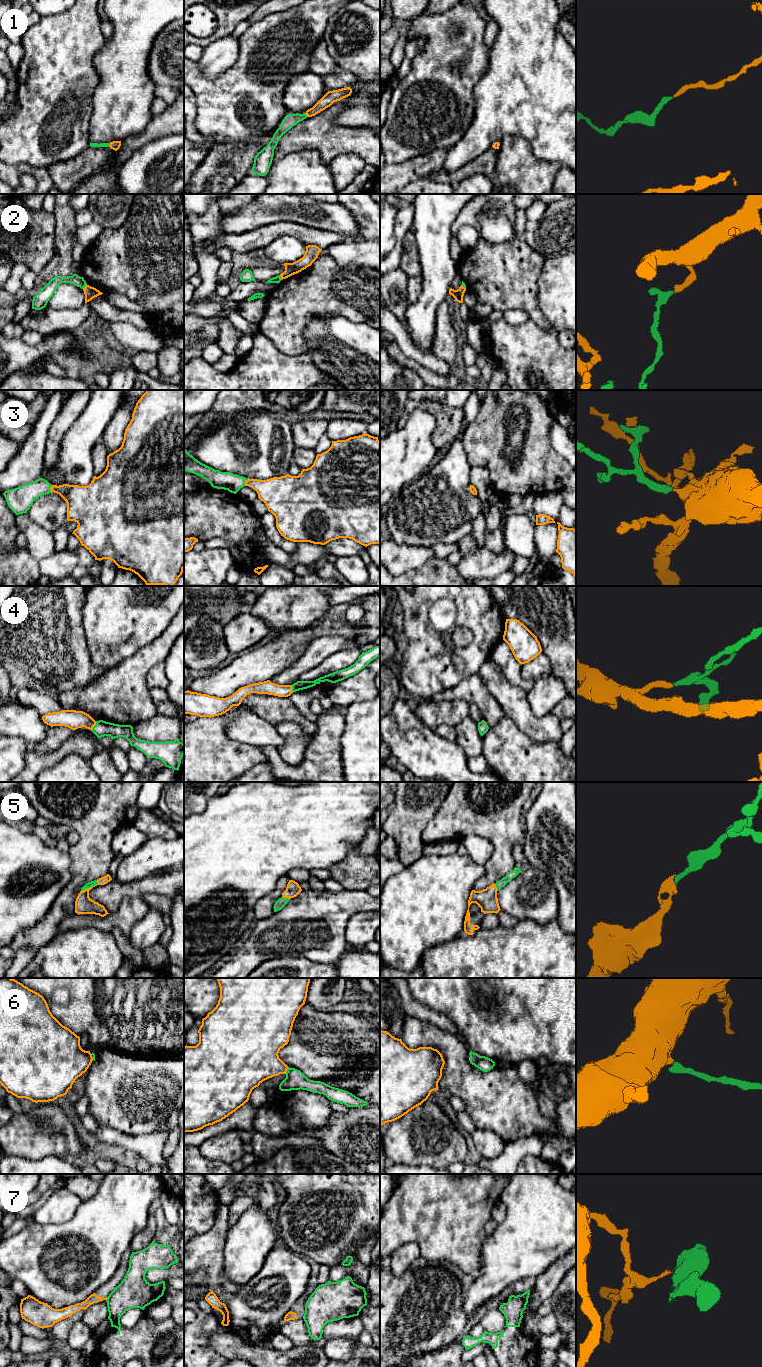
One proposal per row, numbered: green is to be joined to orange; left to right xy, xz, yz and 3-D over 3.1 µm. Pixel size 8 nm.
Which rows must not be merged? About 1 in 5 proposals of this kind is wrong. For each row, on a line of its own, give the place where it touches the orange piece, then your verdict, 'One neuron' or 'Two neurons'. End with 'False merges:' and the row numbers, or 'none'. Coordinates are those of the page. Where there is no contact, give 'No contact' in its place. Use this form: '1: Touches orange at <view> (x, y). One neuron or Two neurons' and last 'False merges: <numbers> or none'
1: Touches orange at xy (110, 145). One neuron
2: Touches orange at xy (85, 287). Two neurons
3: Touches orange at xz (245, 482). One neuron
4: Touches orange at xy (94, 725). One neuron
5: Touches orange at xy (91, 887). One neuron
6: Touches orange at xz (286, 1070). One neuron
7: Touches orange at xy (106, 1299). Two neurons
False merges: 2, 7

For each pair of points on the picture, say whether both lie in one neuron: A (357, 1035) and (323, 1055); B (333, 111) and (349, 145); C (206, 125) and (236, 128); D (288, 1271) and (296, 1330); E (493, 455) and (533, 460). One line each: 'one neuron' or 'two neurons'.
A: one neuron
B: one neuron
C: one neuron
D: two neurons
E: one neuron

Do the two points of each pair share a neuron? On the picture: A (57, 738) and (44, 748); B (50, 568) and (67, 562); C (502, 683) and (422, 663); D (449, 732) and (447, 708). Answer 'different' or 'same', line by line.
A: same
B: same
C: different
D: different

